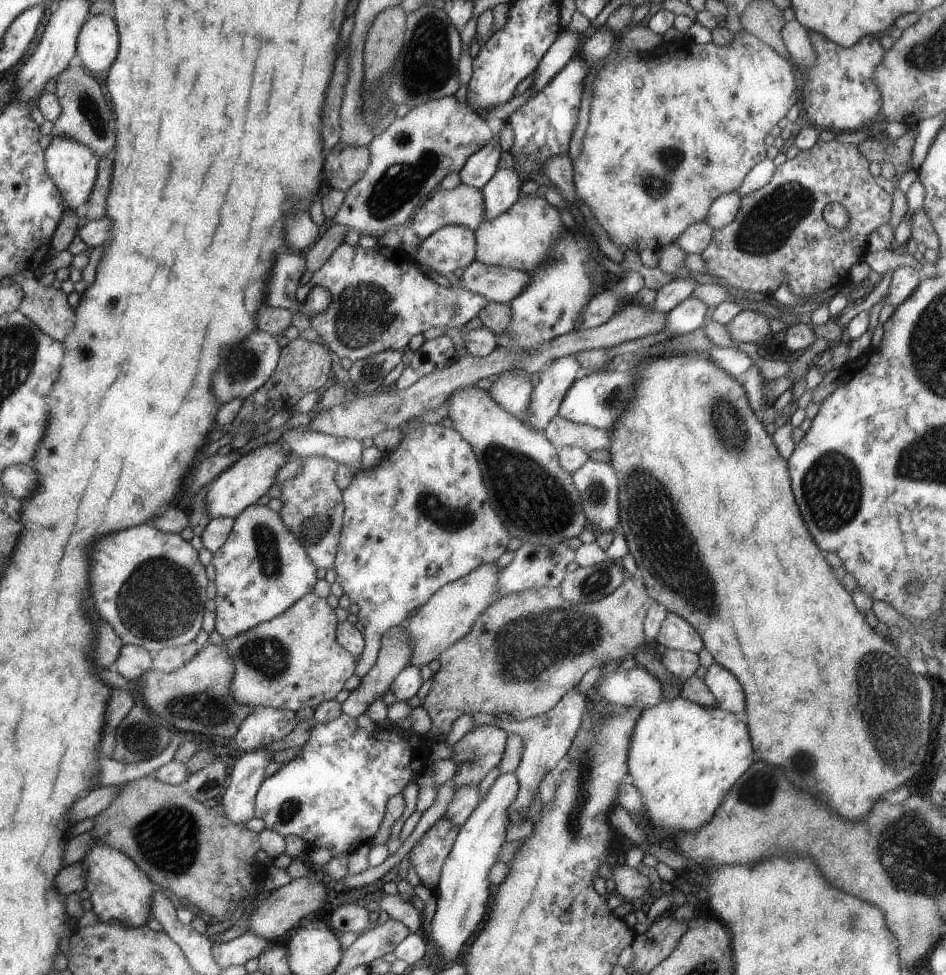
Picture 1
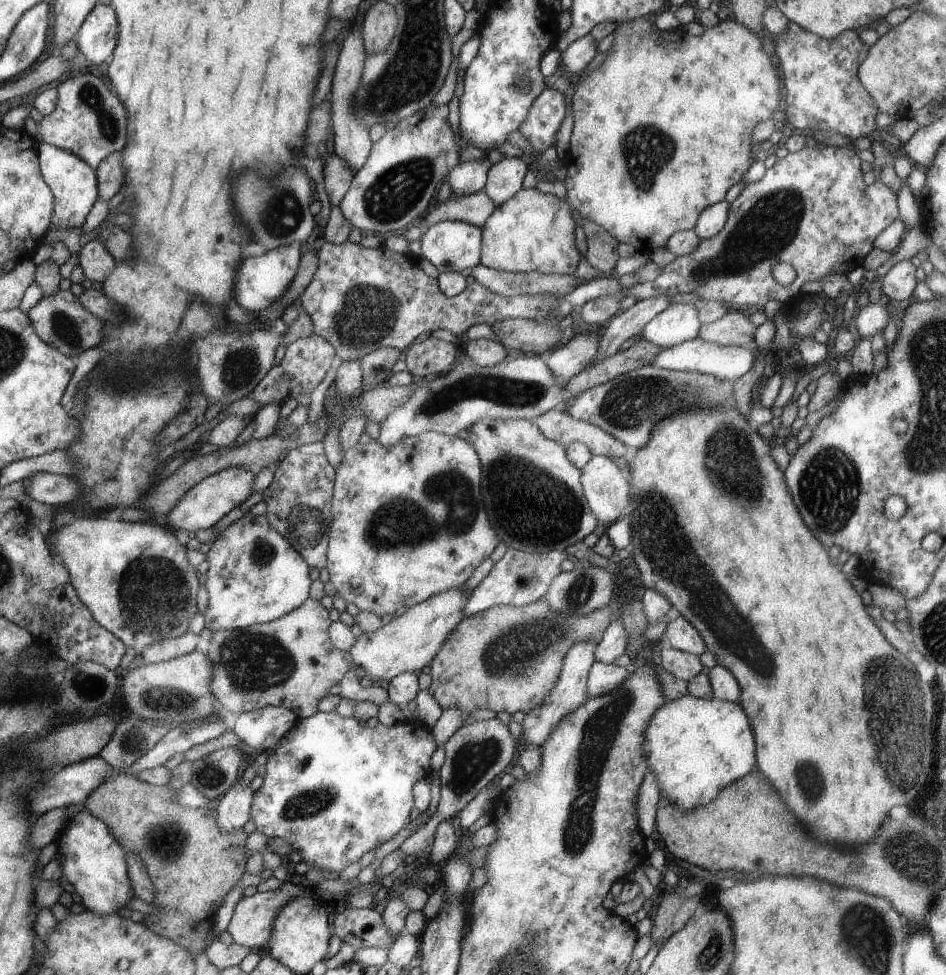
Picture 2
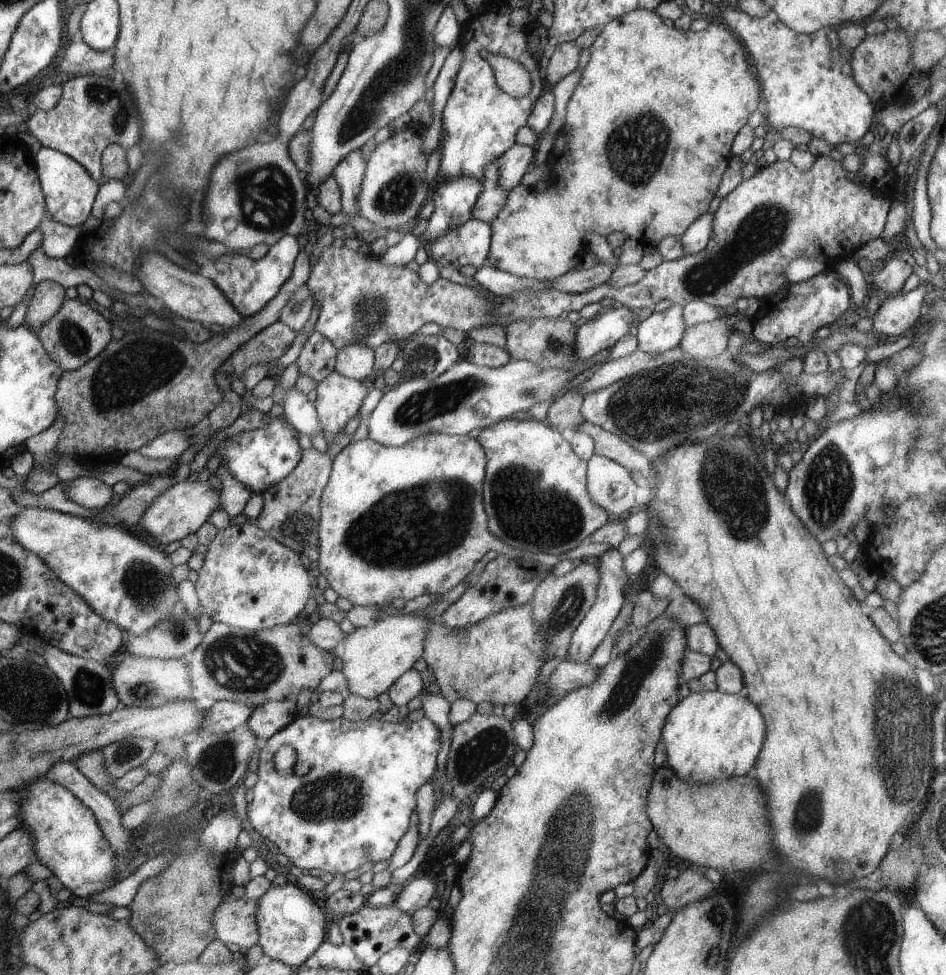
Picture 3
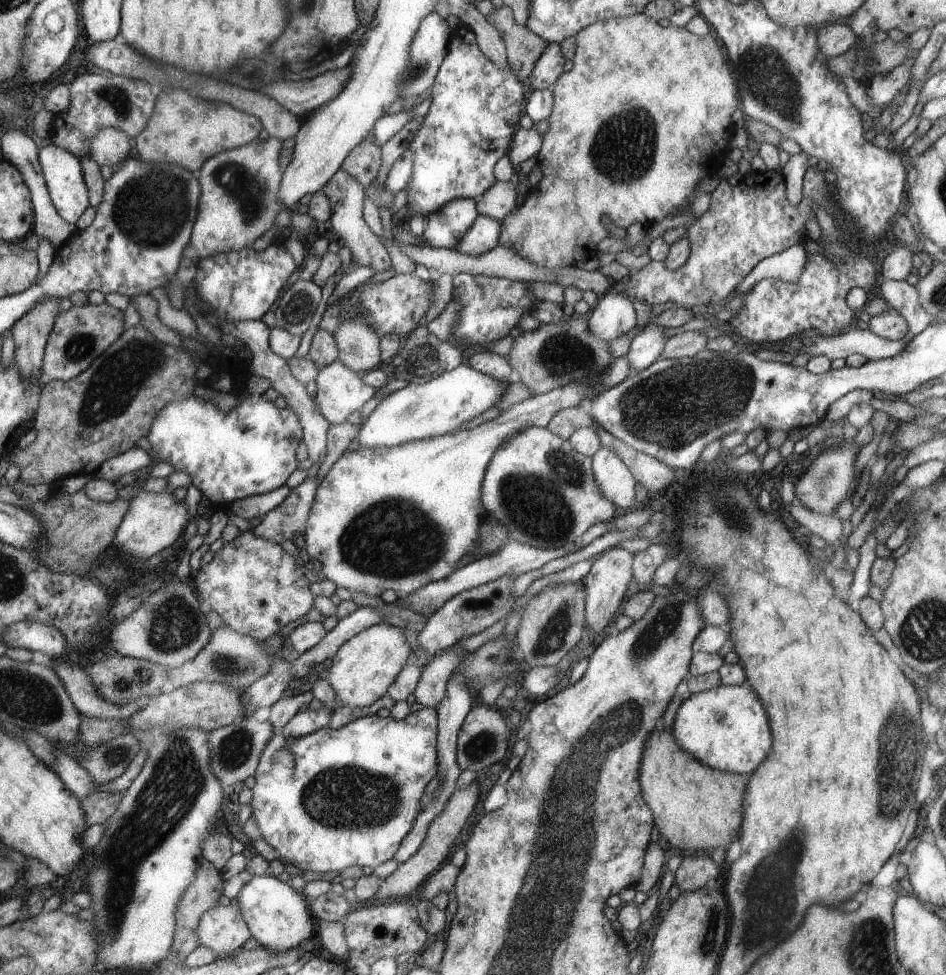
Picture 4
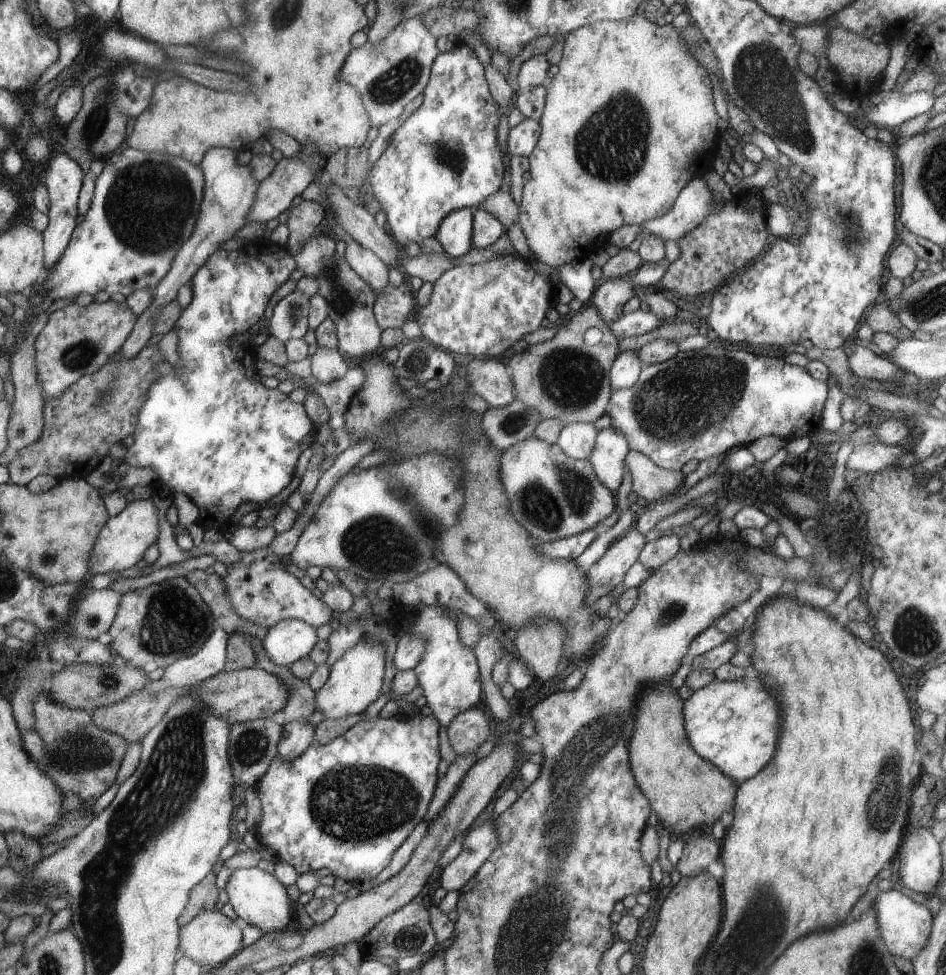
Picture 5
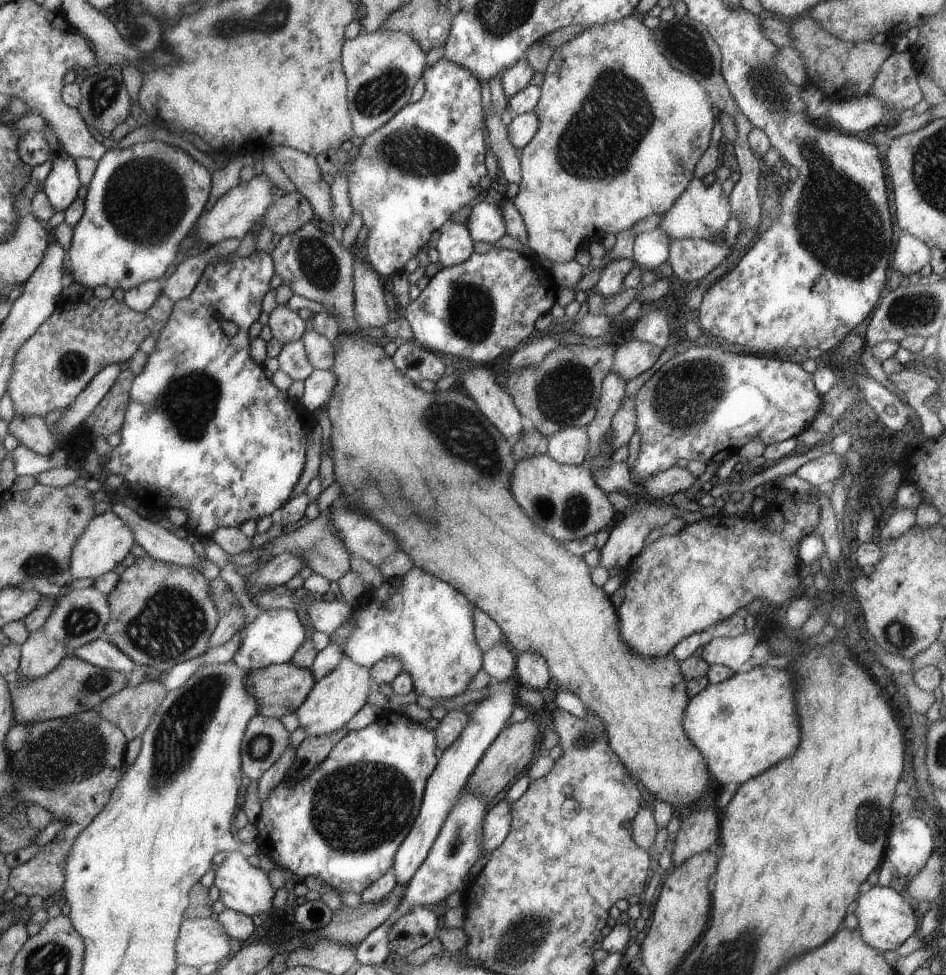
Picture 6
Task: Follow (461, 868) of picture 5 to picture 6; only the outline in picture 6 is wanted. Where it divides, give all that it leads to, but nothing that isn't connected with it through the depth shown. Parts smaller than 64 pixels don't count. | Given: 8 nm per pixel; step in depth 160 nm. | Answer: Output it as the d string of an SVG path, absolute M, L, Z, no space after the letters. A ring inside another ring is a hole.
M502 800L493 808L490 808L485 816L482 827L481 857L494 852L508 836L511 827L510 809L512 803Z

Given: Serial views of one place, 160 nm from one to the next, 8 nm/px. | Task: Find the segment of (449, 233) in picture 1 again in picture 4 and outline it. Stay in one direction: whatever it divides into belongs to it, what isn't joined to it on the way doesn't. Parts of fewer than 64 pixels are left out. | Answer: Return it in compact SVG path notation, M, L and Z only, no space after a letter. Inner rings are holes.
M479 215L472 226L455 246L458 252L467 255L483 255L499 244L502 223L496 219Z

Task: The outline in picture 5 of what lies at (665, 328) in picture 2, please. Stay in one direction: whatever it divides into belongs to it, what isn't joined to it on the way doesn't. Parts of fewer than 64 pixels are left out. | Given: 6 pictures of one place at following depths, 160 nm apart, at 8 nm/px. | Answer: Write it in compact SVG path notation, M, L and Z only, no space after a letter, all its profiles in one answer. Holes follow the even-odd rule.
M622 351L616 357L609 372L611 389L613 392L636 384L639 374L642 372L644 366L645 364L639 357L638 351Z

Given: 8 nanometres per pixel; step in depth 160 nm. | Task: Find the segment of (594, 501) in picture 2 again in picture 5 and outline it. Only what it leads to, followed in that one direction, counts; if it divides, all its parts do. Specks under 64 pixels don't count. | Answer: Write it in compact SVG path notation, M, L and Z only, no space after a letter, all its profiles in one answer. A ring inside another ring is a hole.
M613 427L605 428L598 433L589 460L593 464L598 480L612 492L622 484L626 472L625 456L631 448L623 434Z

